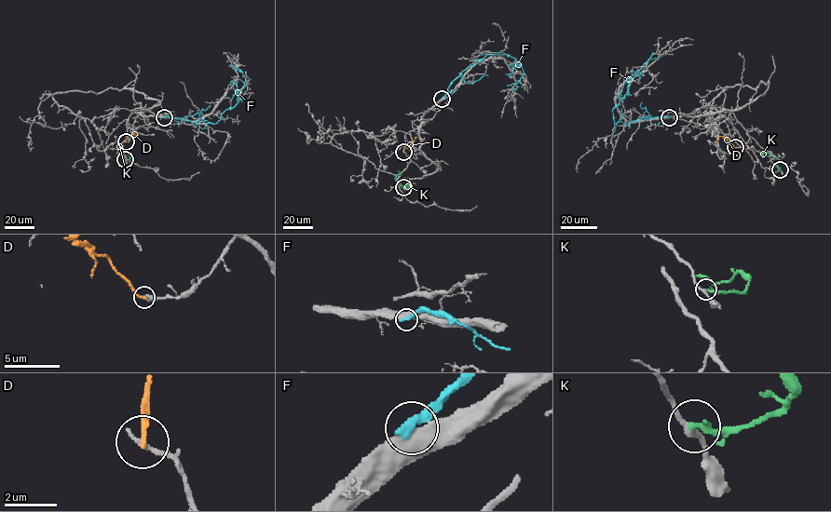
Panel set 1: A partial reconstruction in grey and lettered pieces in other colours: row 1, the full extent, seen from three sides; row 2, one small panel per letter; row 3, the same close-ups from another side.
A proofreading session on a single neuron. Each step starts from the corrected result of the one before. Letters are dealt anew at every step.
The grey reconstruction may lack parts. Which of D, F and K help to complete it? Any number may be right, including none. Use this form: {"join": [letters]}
{"join": []}

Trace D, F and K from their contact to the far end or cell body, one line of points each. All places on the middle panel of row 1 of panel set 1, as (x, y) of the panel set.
D: (403, 152), (403, 148), (416, 136)
F: (442, 99), (464, 71), (488, 54), (509, 55), (522, 67), (520, 80), (507, 86)
K: (403, 187), (408, 187), (401, 185), (396, 180), (396, 175), (401, 173), (398, 170)

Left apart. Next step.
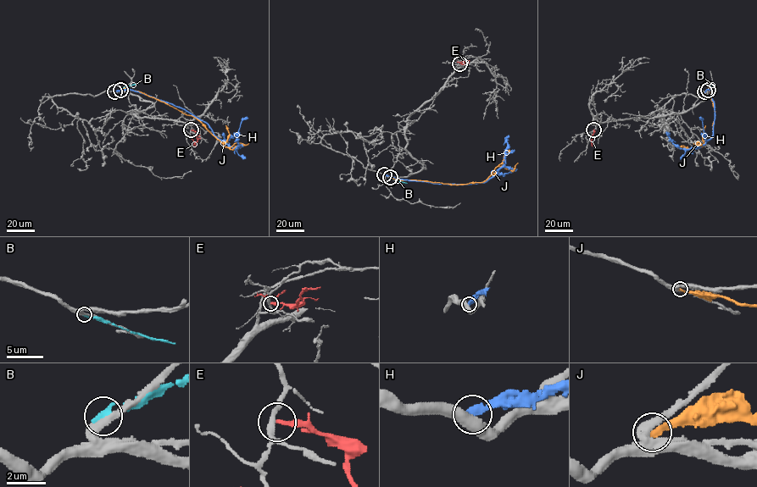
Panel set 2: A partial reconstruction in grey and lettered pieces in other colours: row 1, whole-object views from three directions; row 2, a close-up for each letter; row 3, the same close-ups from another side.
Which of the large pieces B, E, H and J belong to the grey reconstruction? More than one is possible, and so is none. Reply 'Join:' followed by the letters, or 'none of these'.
Join: none of these

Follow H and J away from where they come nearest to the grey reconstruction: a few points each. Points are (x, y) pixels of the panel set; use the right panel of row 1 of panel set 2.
H: (704, 91), (710, 91), (714, 102), (713, 135), (697, 147), (682, 149), (670, 141), (666, 131)
J: (708, 90), (710, 91), (714, 107), (713, 135), (702, 146), (697, 147), (698, 142), (700, 144), (693, 143)

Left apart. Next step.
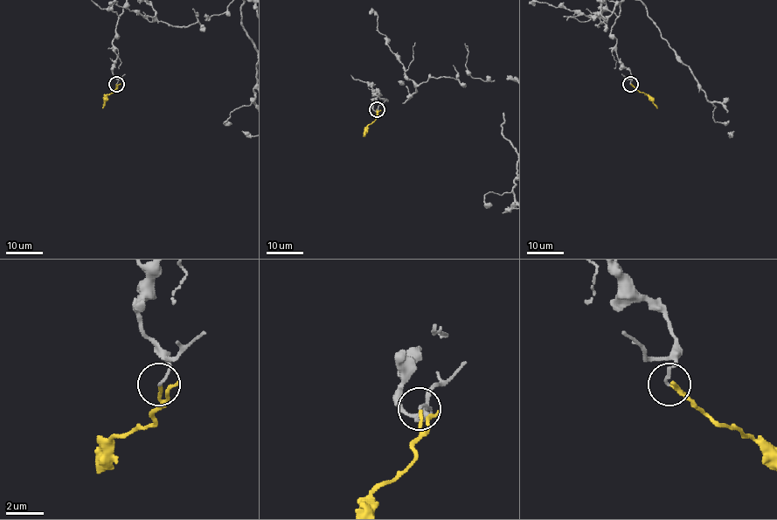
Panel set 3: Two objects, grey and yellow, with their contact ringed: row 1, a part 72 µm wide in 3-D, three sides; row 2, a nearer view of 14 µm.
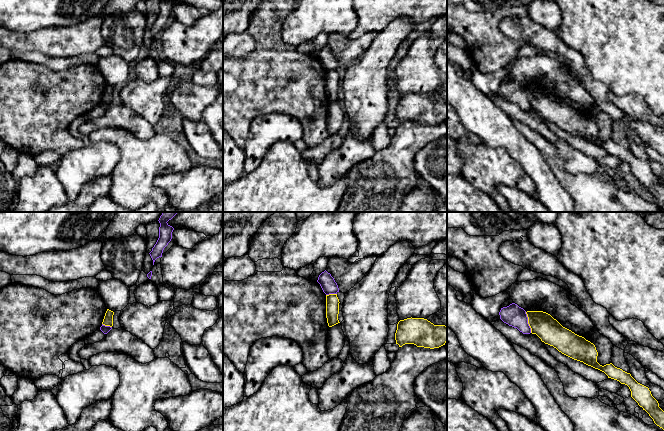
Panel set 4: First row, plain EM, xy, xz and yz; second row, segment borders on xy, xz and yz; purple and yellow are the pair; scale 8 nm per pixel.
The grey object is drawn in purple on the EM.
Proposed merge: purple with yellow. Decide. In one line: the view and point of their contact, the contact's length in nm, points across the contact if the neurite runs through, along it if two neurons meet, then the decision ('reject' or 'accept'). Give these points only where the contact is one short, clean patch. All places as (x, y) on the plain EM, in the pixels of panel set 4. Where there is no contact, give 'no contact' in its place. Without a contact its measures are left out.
yz (527, 98) | 180 nm | along yz (525, 88), (531, 108) | reject

